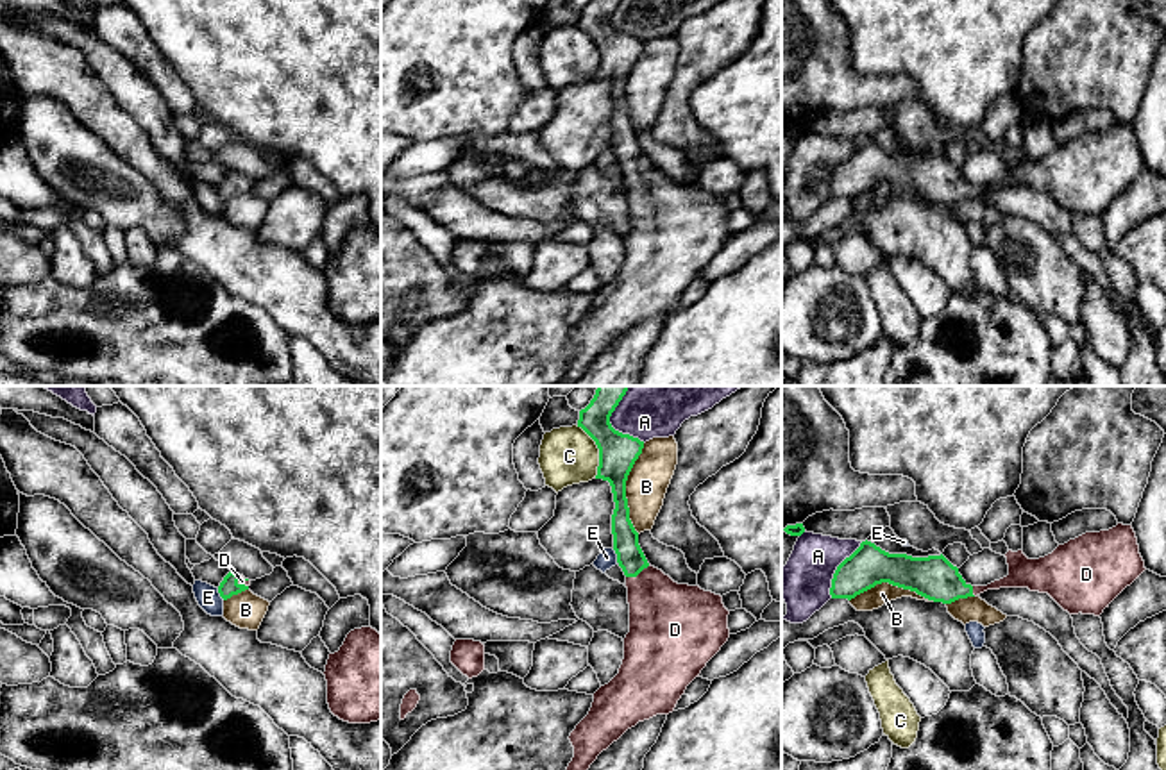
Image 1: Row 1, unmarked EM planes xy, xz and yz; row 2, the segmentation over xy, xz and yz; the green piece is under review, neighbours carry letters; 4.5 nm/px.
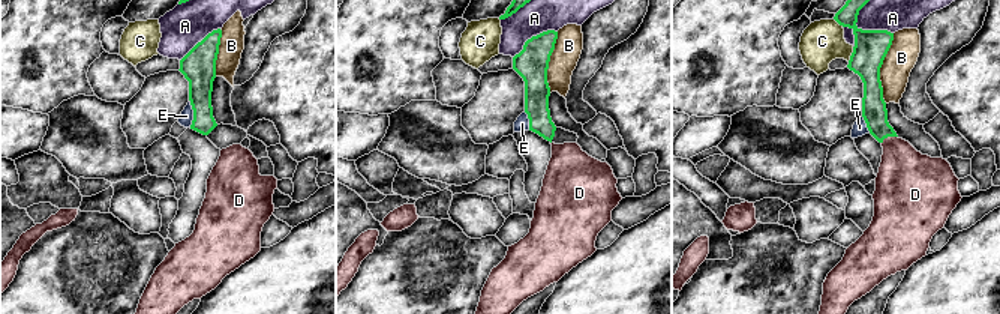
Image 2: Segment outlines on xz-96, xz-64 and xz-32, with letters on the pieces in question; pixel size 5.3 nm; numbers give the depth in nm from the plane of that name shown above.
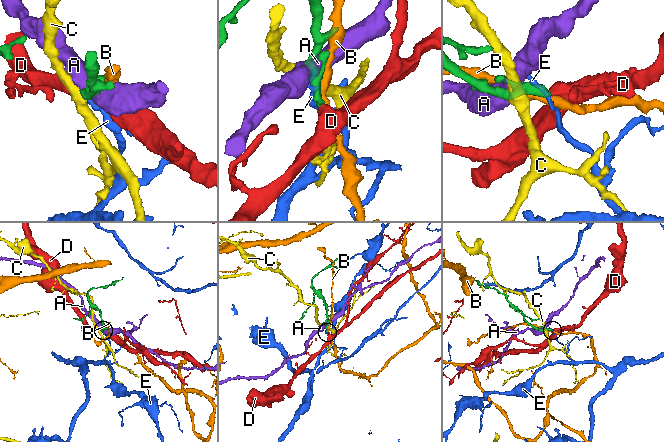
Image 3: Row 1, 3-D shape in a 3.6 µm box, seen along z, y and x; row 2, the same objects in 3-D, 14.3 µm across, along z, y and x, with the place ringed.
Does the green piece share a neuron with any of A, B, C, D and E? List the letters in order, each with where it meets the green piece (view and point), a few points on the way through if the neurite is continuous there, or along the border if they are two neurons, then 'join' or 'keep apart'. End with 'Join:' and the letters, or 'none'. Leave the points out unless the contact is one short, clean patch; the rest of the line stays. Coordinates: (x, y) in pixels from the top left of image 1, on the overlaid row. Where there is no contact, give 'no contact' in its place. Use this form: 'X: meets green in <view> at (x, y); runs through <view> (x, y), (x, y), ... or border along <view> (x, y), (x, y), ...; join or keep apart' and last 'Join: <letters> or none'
A: meets green in xz at (608, 422); keep apart
B: meets green in xz at (625, 488); keep apart
C: meets green in xz at (599, 451); border along xz (576, 426), (598, 449), (596, 477); keep apart
D: meets green in xz at (637, 574); runs through xz (630, 556), (637, 574), (667, 620); join
E: meets green in xz at (617, 556); border along xz (612, 549), (619, 563); keep apart
Join: D

